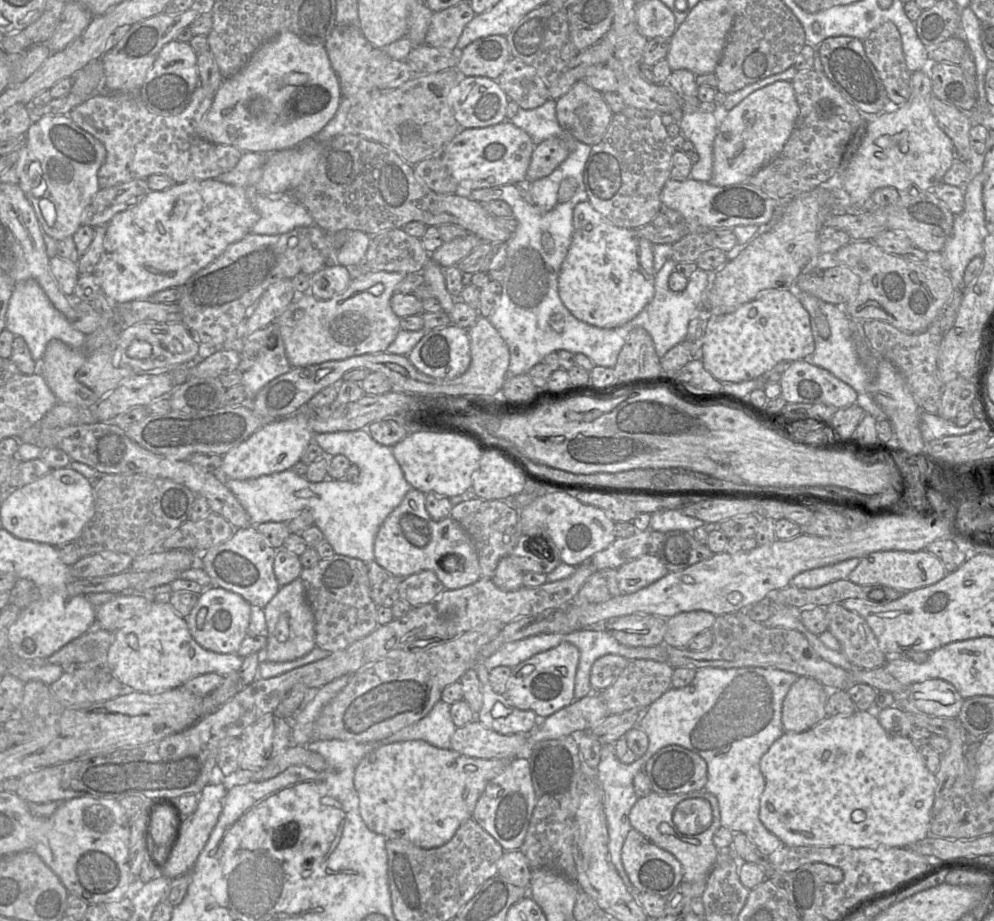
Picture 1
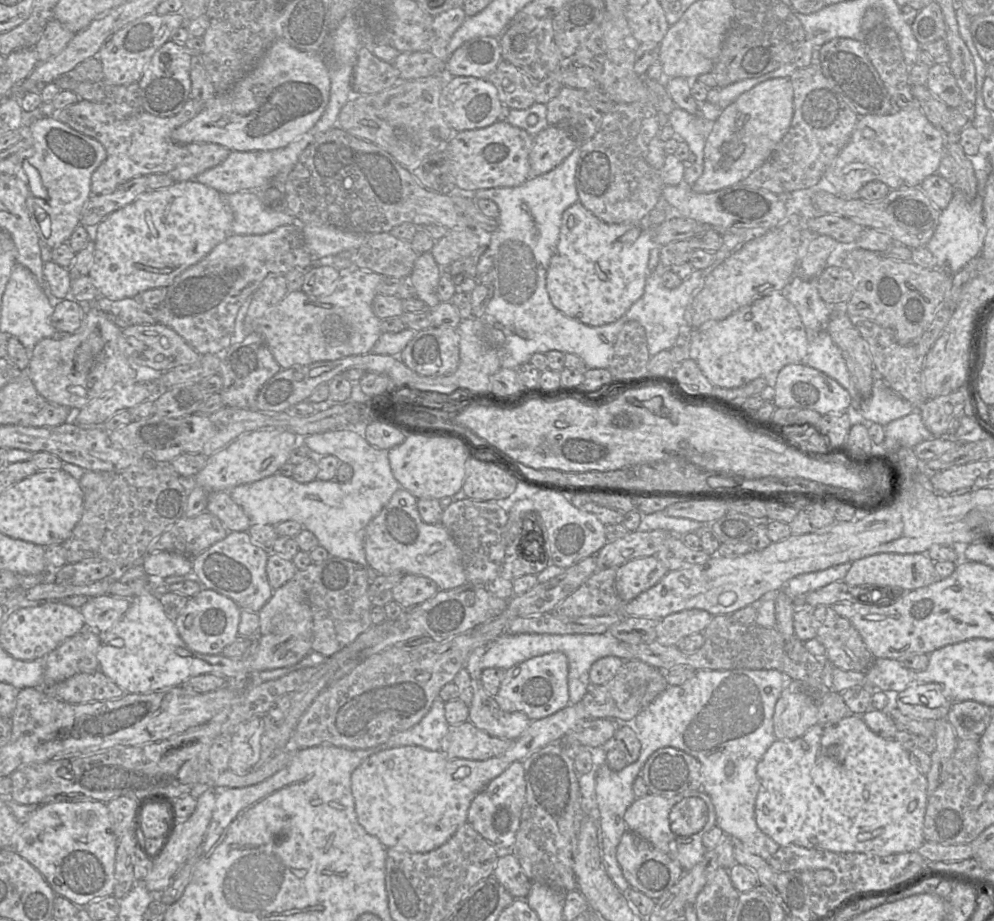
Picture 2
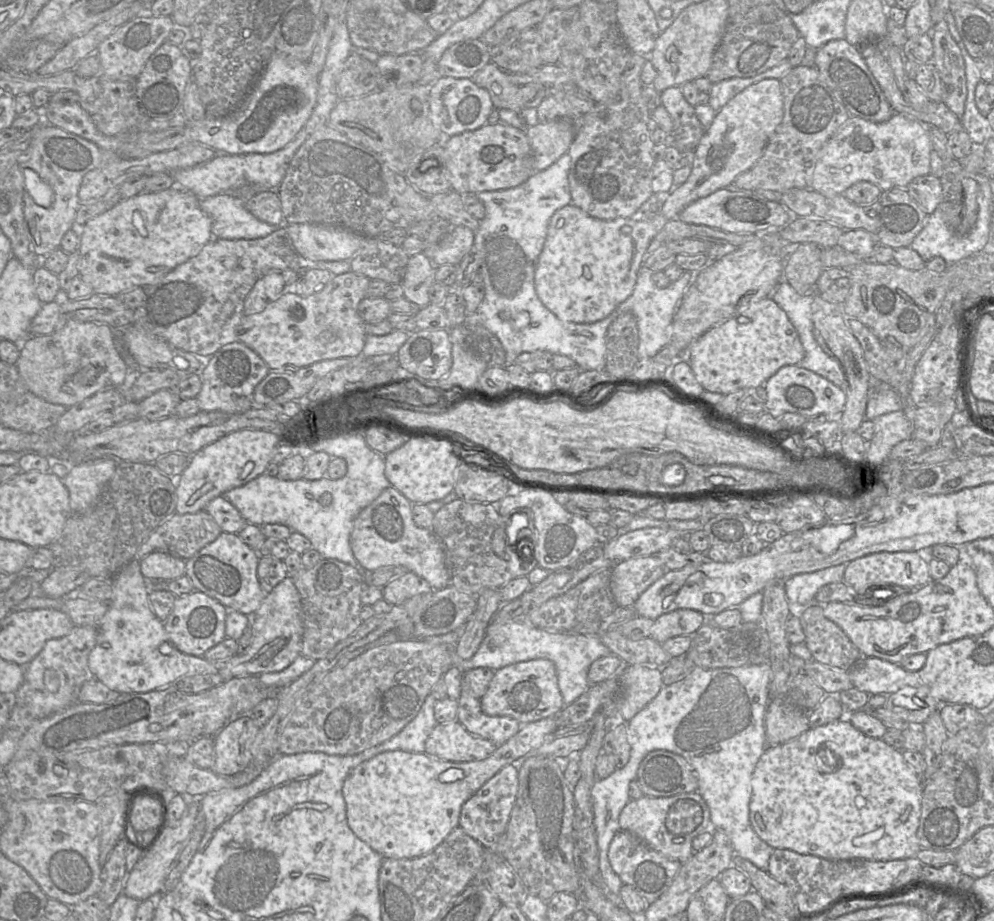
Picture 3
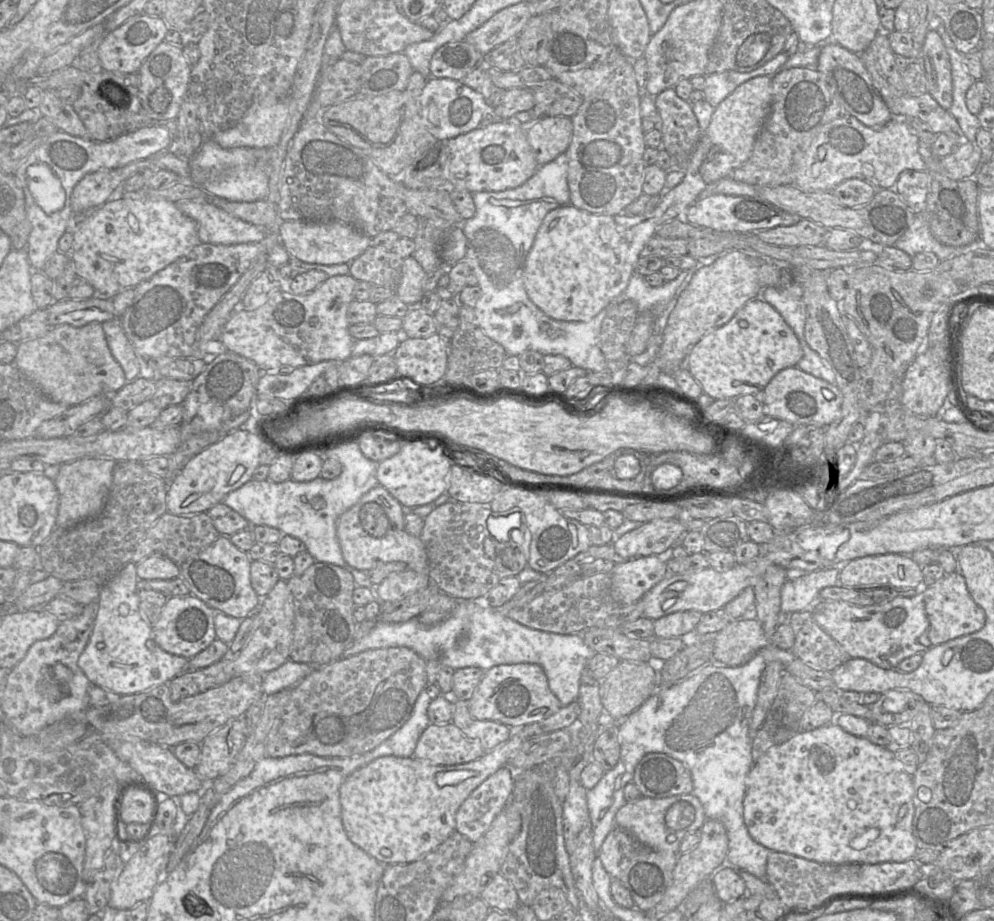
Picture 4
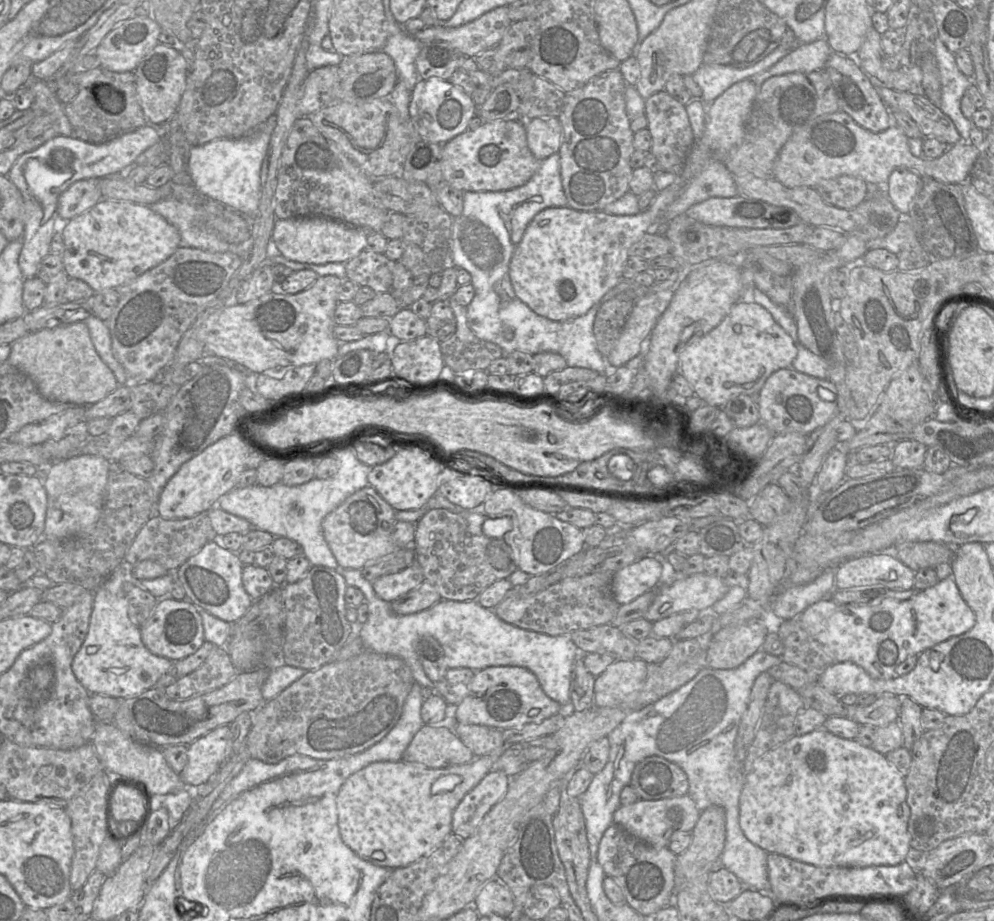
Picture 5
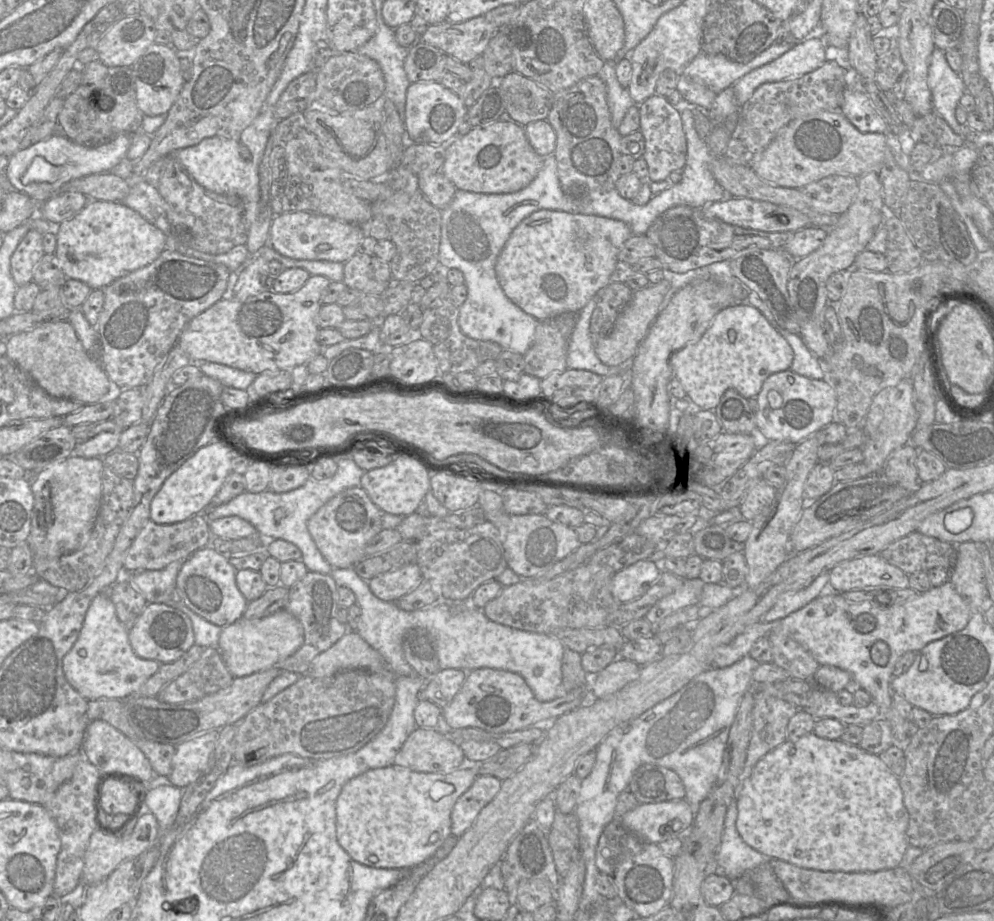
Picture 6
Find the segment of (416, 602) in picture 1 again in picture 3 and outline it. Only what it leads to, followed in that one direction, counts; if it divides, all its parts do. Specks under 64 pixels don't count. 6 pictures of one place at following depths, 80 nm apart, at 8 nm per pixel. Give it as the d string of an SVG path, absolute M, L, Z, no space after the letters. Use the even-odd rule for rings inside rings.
M408 571L388 582L382 590L383 600L399 605L415 595L430 593L433 588L424 578Z

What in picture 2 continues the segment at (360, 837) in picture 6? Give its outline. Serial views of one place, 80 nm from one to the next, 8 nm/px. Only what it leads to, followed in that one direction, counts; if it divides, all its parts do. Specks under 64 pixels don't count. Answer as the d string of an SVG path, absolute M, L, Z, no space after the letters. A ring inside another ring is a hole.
M567 705L548 717L531 721L507 751L487 760L452 758L442 751L431 751L420 746L400 746L372 754L363 760L351 775L351 792L357 820L367 833L378 838L386 848L396 848L410 853L435 850L467 822L471 802L490 781L503 773L513 762L523 761L548 744L561 743L570 731L586 721L577 715L574 705Z

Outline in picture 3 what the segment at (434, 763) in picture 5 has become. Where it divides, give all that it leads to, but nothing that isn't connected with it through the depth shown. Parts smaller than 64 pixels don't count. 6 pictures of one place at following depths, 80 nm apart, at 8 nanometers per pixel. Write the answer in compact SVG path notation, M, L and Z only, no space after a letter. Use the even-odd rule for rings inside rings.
M458 721L437 724L425 742L425 753L452 762L483 760L499 745L470 733Z

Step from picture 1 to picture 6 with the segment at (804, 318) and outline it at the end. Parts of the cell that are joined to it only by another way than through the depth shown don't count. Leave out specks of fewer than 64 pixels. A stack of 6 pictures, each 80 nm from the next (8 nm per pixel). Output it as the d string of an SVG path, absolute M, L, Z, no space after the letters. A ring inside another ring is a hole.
M737 304L719 311L698 340L675 351L670 357L670 365L673 376L680 381L687 396L702 410L713 410L729 388L735 389L746 399L757 397L765 379L771 374L788 370L793 357L793 349L786 339L757 308Z

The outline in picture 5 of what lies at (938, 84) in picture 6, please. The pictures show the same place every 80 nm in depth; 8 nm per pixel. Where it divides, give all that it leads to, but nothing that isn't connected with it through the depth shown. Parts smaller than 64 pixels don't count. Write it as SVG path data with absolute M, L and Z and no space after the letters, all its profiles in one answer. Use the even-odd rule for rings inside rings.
M938 36L934 41L934 56L941 80L940 108L952 120L964 141L969 141L970 130L974 125L962 114L961 100L972 84L972 80L958 69L954 54L947 49Z

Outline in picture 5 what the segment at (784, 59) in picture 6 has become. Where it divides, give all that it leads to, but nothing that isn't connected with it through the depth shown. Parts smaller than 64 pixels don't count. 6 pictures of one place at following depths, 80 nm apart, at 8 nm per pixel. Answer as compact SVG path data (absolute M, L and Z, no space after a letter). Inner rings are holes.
M818 39L811 43L804 43L791 53L783 57L769 69L748 78L756 86L774 76L782 76L789 73L810 73L825 67L825 64L833 51L825 39Z

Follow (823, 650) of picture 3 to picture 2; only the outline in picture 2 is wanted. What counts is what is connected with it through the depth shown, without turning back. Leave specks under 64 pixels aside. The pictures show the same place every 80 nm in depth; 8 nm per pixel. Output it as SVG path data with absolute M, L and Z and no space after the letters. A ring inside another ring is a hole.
M820 605L813 608L816 621L816 638L826 649L827 660L844 671L866 671L875 660L874 656L864 643L858 630L845 617L837 614L832 606Z

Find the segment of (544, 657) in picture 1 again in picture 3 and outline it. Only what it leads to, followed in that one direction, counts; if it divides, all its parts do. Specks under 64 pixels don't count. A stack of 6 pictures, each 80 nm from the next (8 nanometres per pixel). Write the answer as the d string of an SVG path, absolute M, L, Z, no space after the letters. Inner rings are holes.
M544 658L519 662L496 670L480 702L485 714L509 716L521 724L554 716L565 706L558 687L555 664Z

